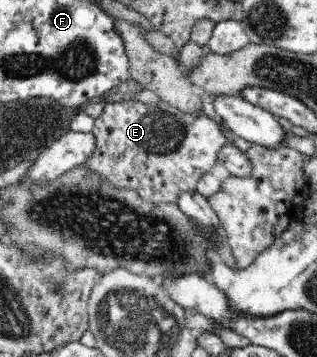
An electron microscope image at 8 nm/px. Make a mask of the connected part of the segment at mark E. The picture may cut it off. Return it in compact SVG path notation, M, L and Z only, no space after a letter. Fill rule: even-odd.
M132 98L123 102L105 101L104 111L95 119L91 134L95 137L95 146L83 165L89 171L99 173L101 181L111 183L116 189L133 189L141 199L152 203L177 203L182 193L196 191L198 179L214 167L218 151L228 143L222 124L206 116L203 111L184 113L161 100L151 105Z

